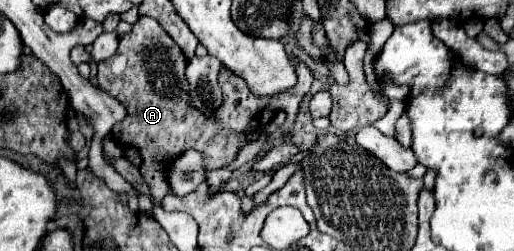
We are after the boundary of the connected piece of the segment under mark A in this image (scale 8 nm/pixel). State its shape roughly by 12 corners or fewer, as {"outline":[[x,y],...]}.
{"outline":[[139,17],[99,63],[127,117],[111,139],[139,151],[157,203],[187,149],[229,165],[249,143],[187,107],[187,59]]}

